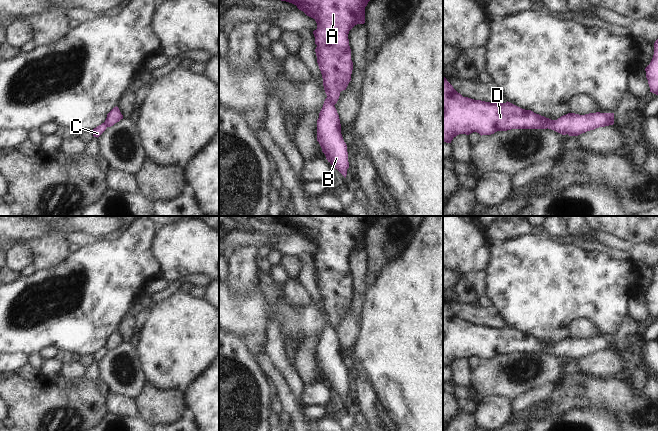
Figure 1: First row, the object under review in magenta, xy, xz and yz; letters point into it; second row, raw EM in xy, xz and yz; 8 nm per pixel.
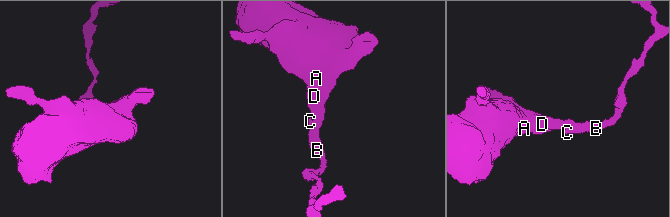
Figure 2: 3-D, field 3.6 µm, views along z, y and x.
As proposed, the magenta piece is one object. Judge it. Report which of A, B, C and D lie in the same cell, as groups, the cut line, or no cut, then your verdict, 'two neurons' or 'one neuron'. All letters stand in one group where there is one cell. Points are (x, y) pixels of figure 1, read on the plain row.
A D / B C | yz (555, 344), (547, 351) | two neurons

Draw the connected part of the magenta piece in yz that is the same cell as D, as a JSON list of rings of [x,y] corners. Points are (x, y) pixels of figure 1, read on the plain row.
[[[443,300],[443,367],[451,367],[459,358],[469,359],[473,356],[482,360],[511,353],[547,353],[554,345],[508,325],[490,327],[463,321]]]

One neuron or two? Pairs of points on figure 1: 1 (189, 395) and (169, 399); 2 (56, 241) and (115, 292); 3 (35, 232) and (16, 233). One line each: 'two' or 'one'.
1: two
2: two
3: one

